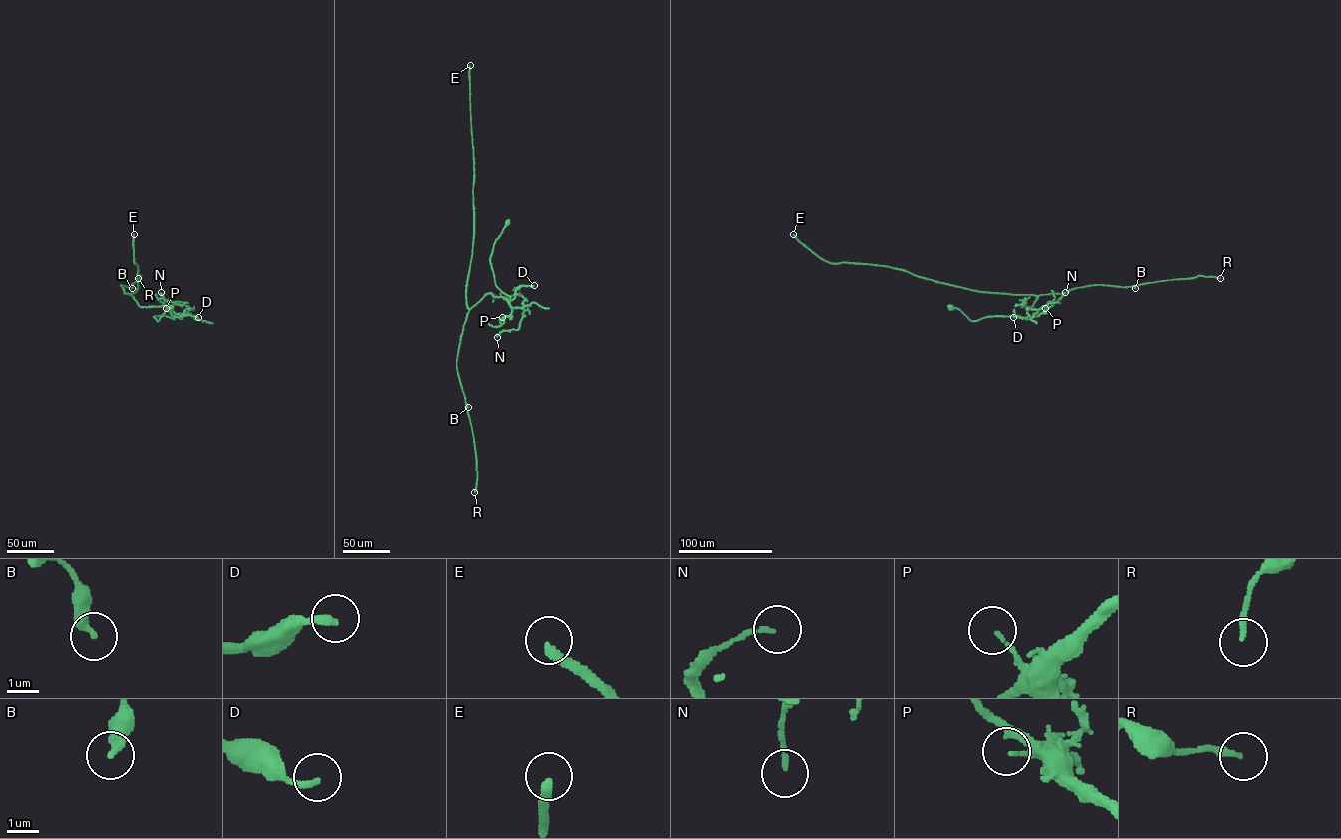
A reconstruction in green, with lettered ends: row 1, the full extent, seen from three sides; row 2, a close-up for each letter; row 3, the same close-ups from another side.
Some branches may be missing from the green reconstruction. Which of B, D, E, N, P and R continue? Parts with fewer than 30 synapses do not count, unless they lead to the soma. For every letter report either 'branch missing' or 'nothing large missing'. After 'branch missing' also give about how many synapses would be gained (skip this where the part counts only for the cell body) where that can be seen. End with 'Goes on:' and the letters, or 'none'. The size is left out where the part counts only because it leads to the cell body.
B: nothing large missing
D: nothing large missing
E: branch missing; about 190 synapses
N: nothing large missing
P: nothing large missing
R: nothing large missing
Goes on: E

